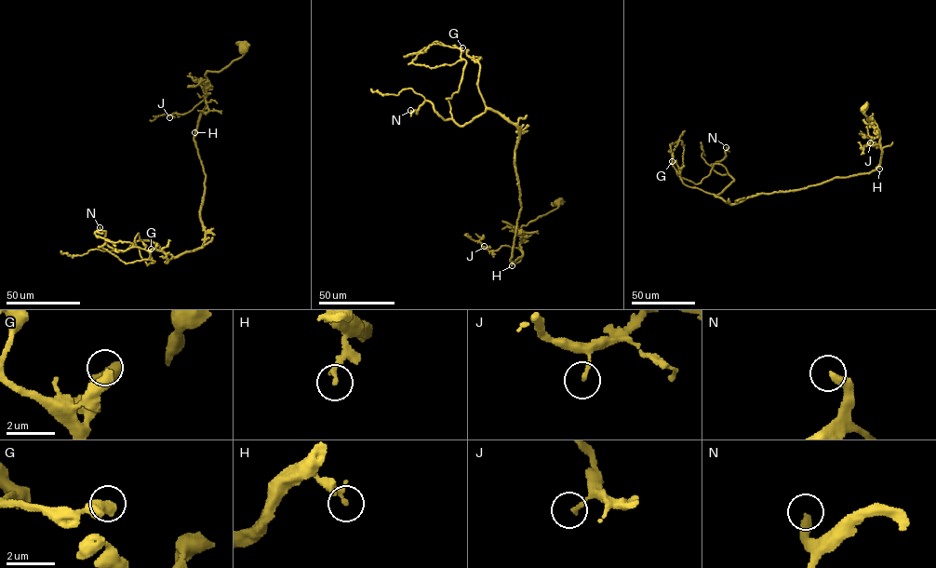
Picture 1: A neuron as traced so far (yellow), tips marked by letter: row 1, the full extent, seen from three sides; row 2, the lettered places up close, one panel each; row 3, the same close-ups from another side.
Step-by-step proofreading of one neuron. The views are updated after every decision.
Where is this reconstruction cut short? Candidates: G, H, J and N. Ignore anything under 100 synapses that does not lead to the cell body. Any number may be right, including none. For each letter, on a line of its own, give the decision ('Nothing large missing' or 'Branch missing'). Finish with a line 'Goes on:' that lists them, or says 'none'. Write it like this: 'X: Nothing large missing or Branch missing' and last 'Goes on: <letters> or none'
G: Nothing large missing
H: Nothing large missing
J: Nothing large missing
N: Branch missing
Goes on: N

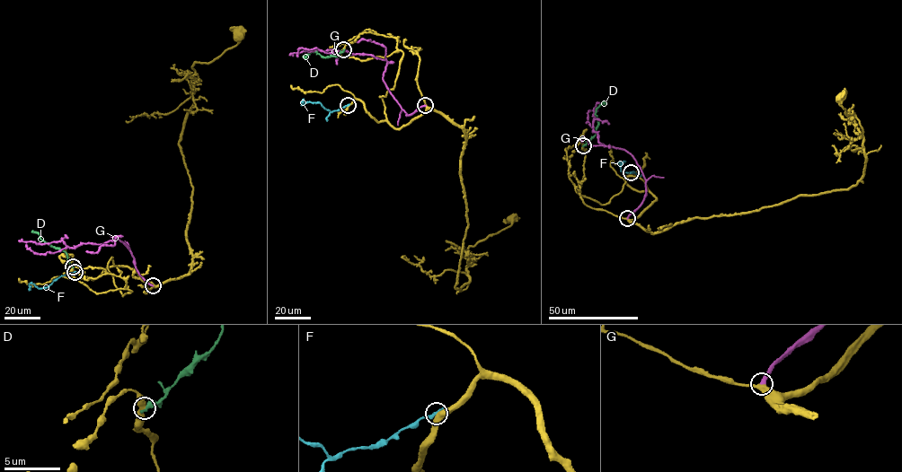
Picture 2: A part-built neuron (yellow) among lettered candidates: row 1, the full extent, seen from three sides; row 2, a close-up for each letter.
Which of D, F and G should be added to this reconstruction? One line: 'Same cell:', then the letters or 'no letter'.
Same cell: G

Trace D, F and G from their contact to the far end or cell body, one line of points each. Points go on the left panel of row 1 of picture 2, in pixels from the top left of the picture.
D: (73, 266), (65, 252), (31, 231)
F: (75, 272), (60, 275), (46, 288), (37, 288), (30, 283), (29, 291)
G: (153, 285), (136, 269), (129, 249), (114, 236), (104, 243), (81, 243), (39, 254), (26, 246)

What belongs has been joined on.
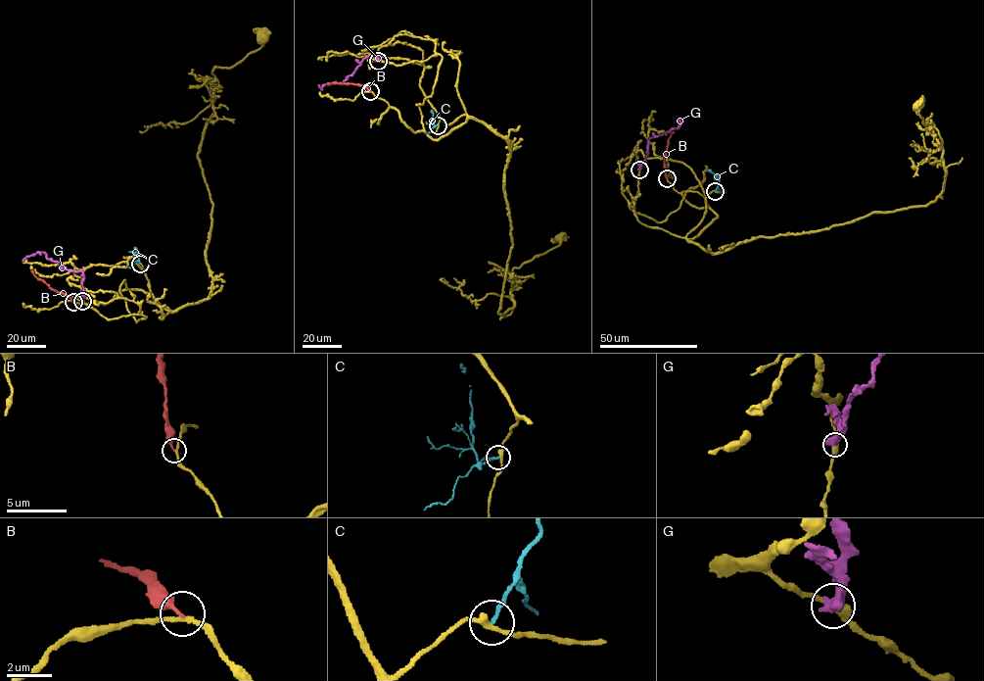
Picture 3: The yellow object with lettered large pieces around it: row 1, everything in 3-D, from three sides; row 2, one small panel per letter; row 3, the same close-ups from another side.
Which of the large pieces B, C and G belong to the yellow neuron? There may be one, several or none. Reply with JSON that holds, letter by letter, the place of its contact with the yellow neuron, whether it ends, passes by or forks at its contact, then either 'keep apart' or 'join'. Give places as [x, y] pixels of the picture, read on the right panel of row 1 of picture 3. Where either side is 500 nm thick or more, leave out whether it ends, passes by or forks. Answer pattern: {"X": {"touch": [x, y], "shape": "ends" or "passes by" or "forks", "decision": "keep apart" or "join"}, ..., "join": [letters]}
{"B": {"touch": [667, 178], "shape": "ends", "decision": "join"}, "C": {"touch": [715, 191], "shape": "ends", "decision": "keep apart"}, "G": {"touch": [639, 170], "decision": "keep apart"}, "join": ["B"]}

